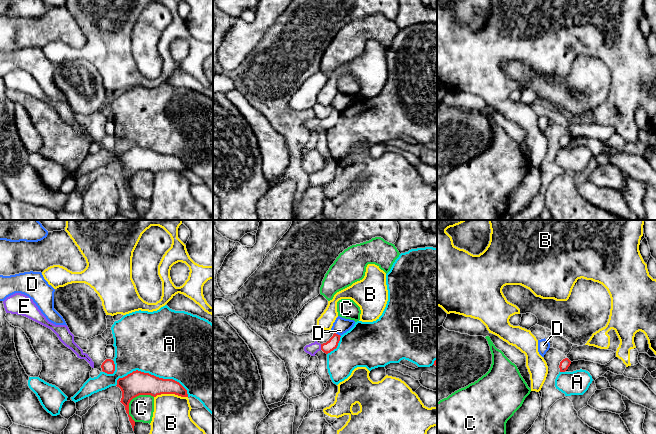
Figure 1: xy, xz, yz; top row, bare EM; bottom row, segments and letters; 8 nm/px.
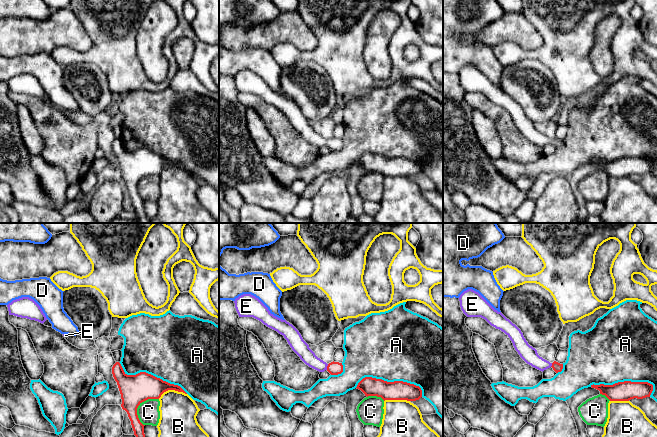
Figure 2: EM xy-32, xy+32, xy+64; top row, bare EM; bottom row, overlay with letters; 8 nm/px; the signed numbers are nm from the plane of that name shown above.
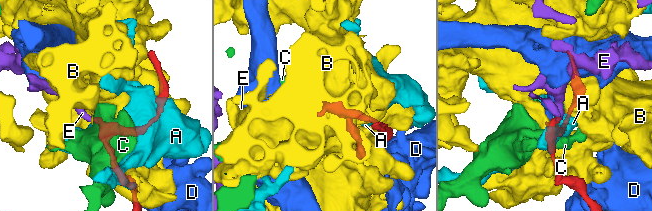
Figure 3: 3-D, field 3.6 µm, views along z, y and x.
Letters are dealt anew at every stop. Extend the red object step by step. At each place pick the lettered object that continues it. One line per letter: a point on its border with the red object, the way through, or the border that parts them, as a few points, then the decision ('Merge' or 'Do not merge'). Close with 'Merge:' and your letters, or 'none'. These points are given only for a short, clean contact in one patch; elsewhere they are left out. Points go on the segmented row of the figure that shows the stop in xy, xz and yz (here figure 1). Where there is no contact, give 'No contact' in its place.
A: Touches red at xy (152, 375). Do not merge
B: Touches red at xy (170, 393). Do not merge
C: Touches red at xy (131, 399). Do not merge
D: Touches red at xz (337, 334). Do not merge
E: Touches red at xz (321, 347). Path across: xz (332, 344), (327, 347), (321, 347), (313, 348). Merge
Merge: E

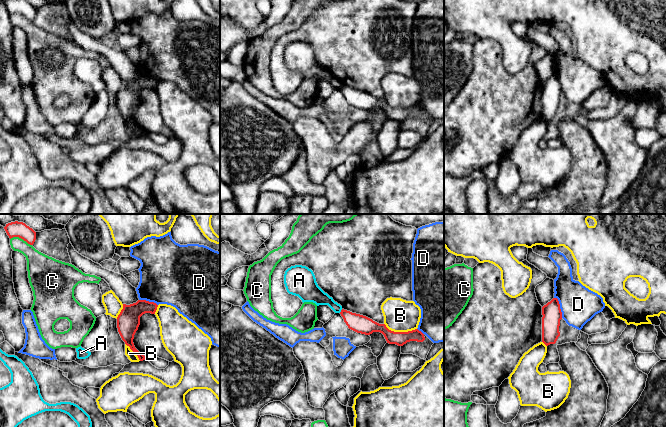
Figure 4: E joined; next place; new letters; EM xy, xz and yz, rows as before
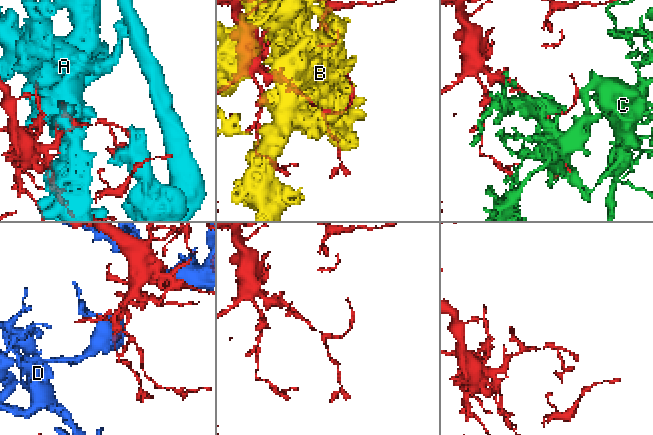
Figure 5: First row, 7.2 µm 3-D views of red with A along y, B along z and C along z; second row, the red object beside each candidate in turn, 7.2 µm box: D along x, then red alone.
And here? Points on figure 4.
A: Touches red at xz (341, 311). Do not merge
B: Touches red at xz (400, 332). Do not merge
C: Touches red at xy (21, 238). Do not merge
D: Touches red at yz (559, 307). Do not merge
Merge: none

